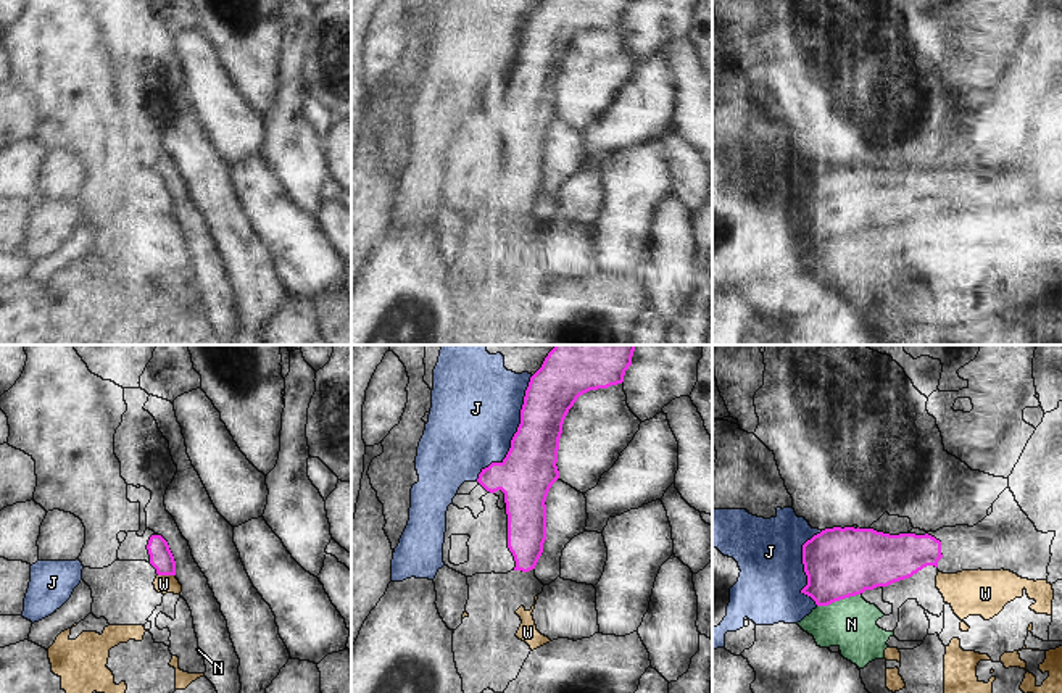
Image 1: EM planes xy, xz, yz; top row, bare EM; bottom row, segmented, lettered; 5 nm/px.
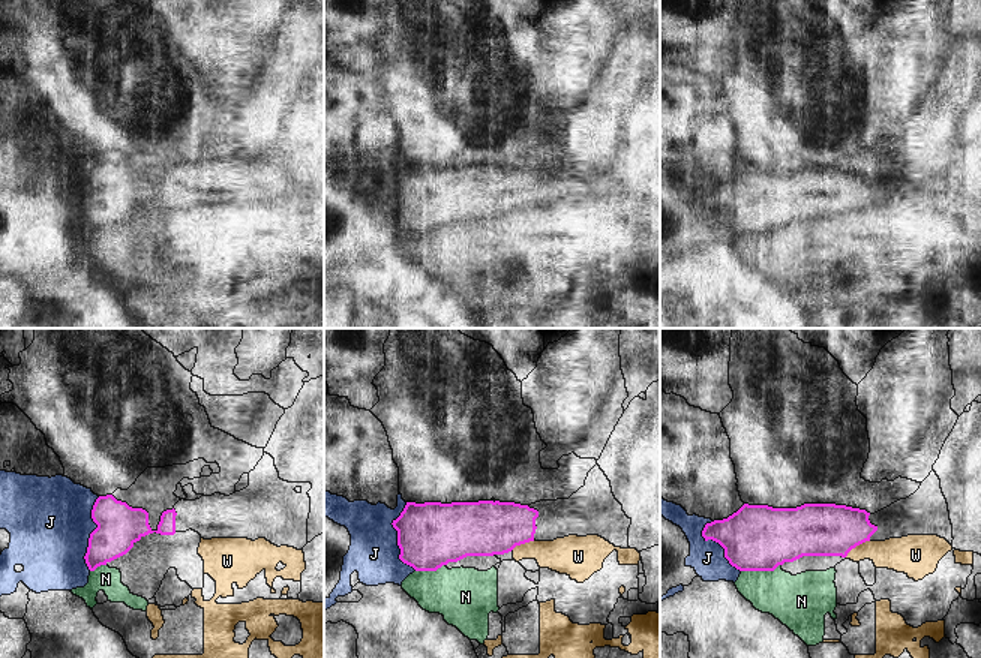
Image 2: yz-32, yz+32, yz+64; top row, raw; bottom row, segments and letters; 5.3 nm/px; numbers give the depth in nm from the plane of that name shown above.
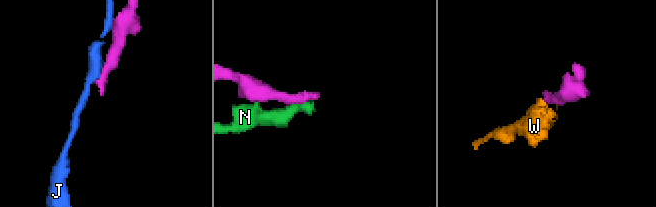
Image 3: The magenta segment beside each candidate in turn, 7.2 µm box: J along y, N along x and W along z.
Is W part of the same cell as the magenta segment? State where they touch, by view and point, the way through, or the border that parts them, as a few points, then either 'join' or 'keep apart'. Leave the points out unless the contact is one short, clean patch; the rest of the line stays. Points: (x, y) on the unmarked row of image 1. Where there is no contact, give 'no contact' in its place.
contact xy (166, 213); border xy (158, 213), (174, 215); keep apart

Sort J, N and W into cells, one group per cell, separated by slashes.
J / N / W

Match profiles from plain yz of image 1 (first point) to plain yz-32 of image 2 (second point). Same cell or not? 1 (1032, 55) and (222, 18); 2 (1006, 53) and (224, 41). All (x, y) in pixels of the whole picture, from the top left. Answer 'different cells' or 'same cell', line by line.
1: same cell
2: different cells

